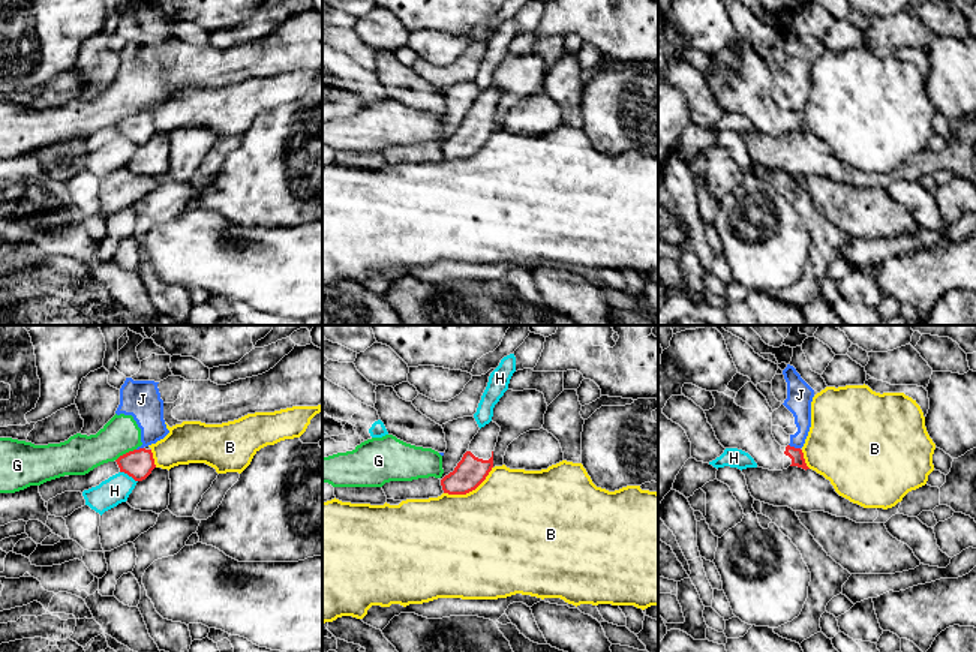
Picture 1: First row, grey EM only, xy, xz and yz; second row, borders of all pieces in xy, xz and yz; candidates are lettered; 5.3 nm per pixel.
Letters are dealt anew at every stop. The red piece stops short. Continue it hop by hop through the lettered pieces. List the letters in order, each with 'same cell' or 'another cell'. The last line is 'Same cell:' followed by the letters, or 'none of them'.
B: another cell
G: another cell
H: another cell
J: another cell
Same cell: none of them

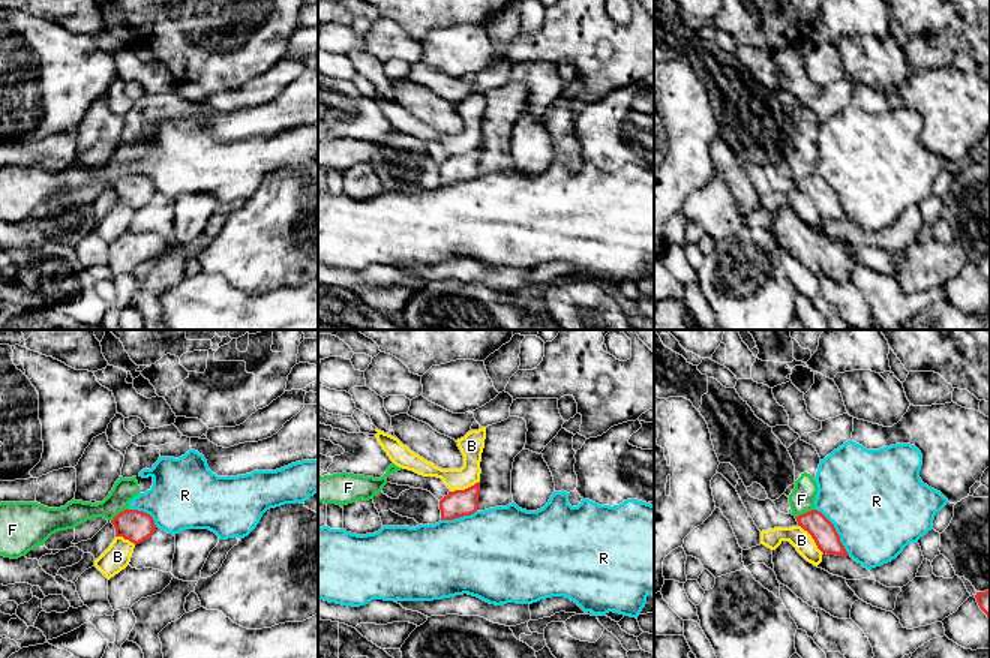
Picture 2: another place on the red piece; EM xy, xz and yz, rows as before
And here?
B: another cell
F: another cell
R: another cell
Same cell: none of them

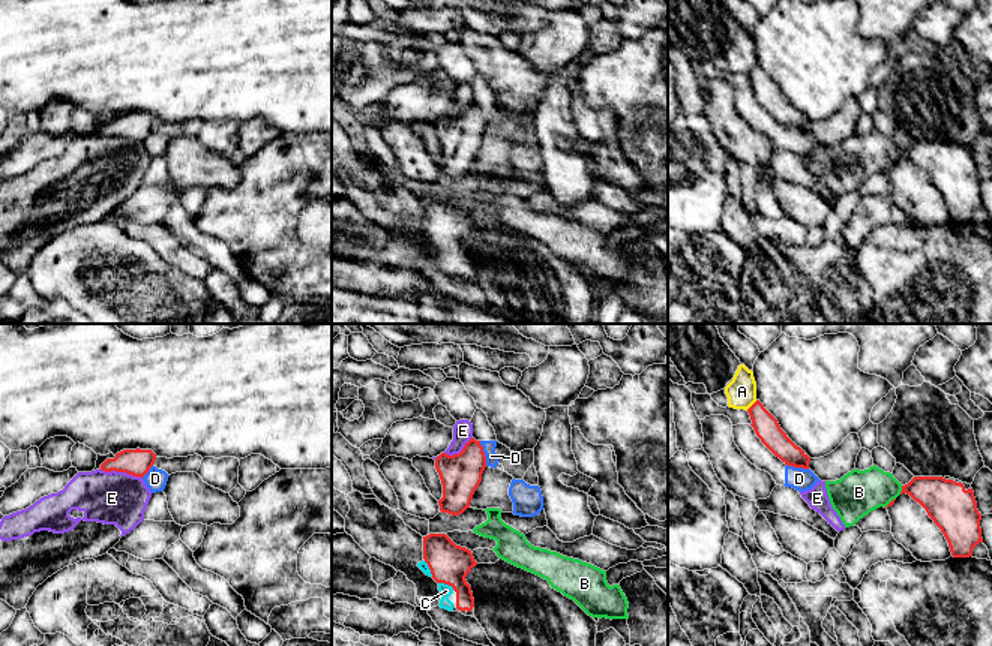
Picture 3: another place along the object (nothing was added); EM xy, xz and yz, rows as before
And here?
A: another cell
B: another cell
C: same cell
D: another cell
E: another cell
Same cell: C

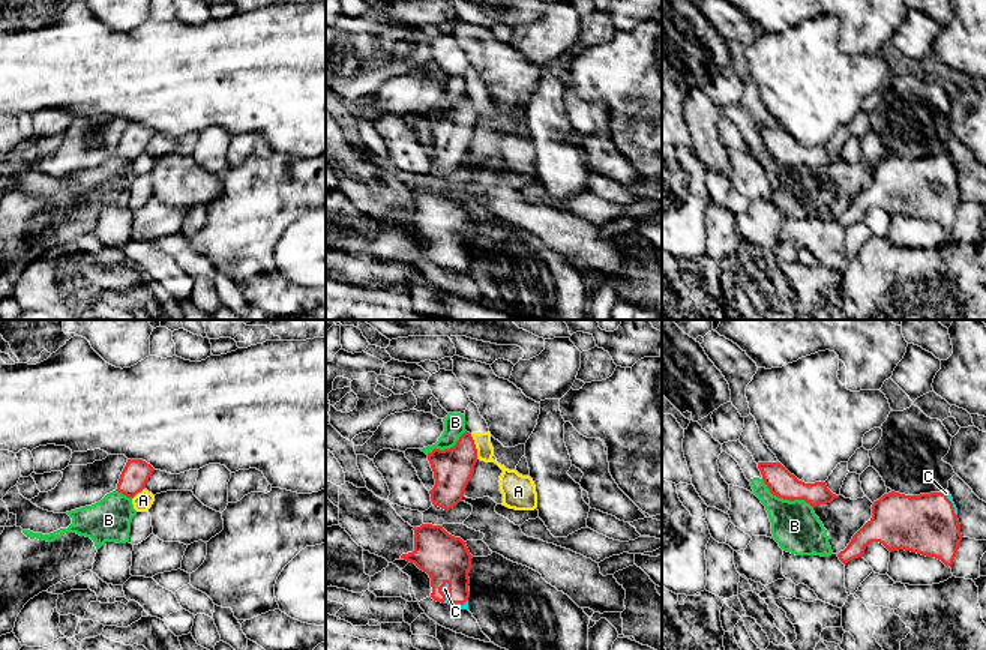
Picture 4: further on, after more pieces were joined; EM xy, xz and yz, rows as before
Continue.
A: another cell
B: another cell
C: same cell
Same cell: C

